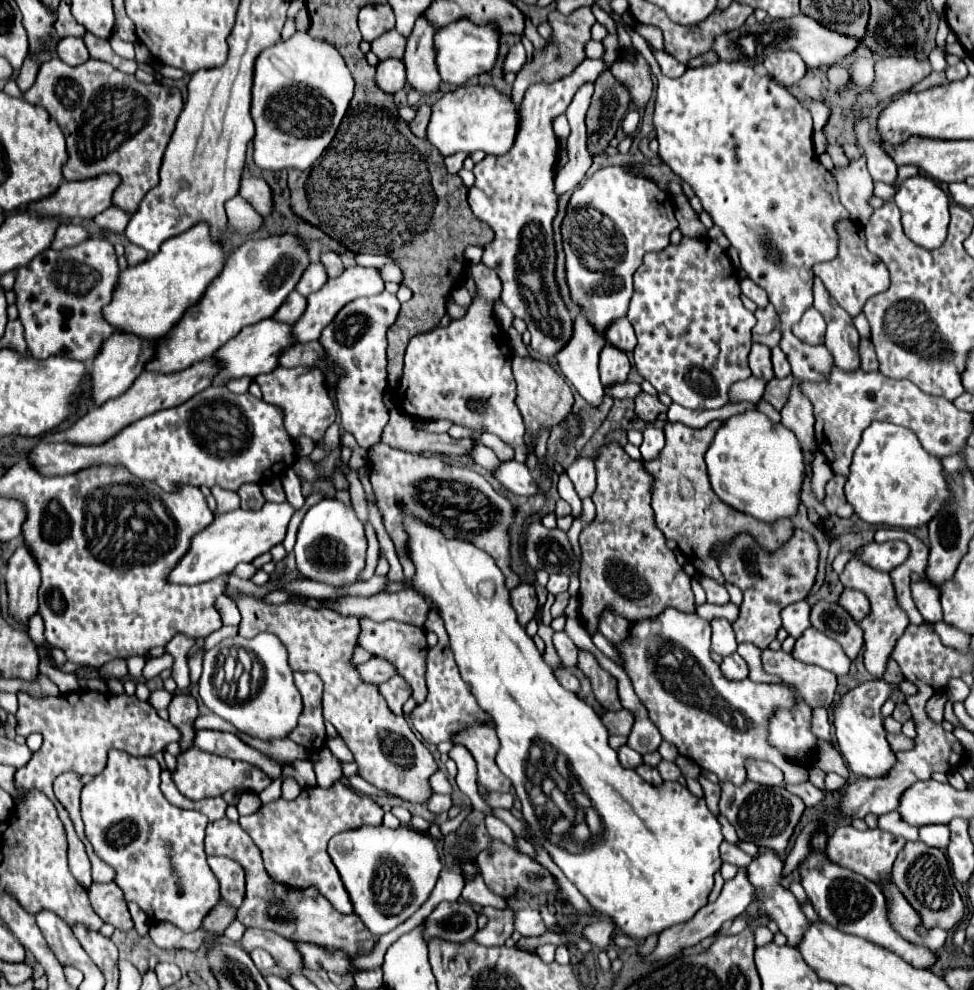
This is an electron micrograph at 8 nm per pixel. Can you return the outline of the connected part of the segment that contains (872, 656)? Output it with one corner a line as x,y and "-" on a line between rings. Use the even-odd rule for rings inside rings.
852,558
847,561
843,573
839,575
839,581
843,583
843,587
857,589
857,591
865,593
865,597
869,599
871,613
859,623
859,627
861,627
863,633
865,633
865,653
863,653
863,655
865,655
865,667
867,667
867,671
869,671
875,679
881,679
883,673
885,673
885,663
887,663
889,653
893,651
897,639
905,633
905,629
907,629
907,625
909,625
907,613
903,613
903,609
901,609
899,603
897,603
895,587
893,587
891,575
869,567
869,565
863,563
861,559

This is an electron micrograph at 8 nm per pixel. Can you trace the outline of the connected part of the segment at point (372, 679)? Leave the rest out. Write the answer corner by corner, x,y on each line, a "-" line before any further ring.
369,659
363,665
357,665
359,669
359,677
371,685
381,685
383,681
389,681
397,671
391,663
387,663
385,659

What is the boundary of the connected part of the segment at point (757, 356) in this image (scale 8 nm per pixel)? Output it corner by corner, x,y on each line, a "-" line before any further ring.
753,343
749,353
749,367
753,371
753,377
771,381
773,379
773,367
771,367
771,349
759,343

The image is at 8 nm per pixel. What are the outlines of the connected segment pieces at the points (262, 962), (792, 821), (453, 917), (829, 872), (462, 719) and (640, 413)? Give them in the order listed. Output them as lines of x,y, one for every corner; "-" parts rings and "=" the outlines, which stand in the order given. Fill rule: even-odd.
255,949
255,951
251,951
251,959
255,961
255,965
257,965
261,971
269,971
269,969
275,967
273,957
271,957
267,951
263,951
263,949
=
745,781
741,787
727,783
721,783
721,801
719,809
729,819
729,823
735,827
741,841
751,841
757,847
773,849
775,853
783,853
787,847
789,837
793,835
795,825
799,823
799,817
805,809
803,801
795,795
791,795
783,785
781,787
769,787
=
443,901
423,921
423,941
443,939
451,943
467,941
477,931
477,913
467,901
=
823,831
815,833
815,837
811,837
811,845
813,845
815,853
811,853
811,857
807,857
807,861
803,861
803,865
799,867
801,885
807,891
807,897
813,905
813,909
817,911
817,915
847,935
863,937
865,941
871,941
871,943
903,957
907,963
911,963
919,969
931,969
937,961
935,953
923,945
915,945
915,943
903,939
893,929
893,925
887,919
885,895
881,893
879,885
875,885
873,881
867,881
863,875
859,875
855,871
843,869
843,867
827,861
827,857
823,855
825,843
827,843
827,833
823,833
=
437,641
437,645
427,651
425,681
427,681
427,699
411,711
411,721
427,743
437,745
441,741
451,741
457,731
461,733
463,729
475,723
485,723
485,725
495,727
495,723
491,721
491,715
479,709
471,689
467,689
467,683
461,678
459,667
453,659
451,647
441,649
=
641,391
639,397
635,397
635,413
643,421
653,423
657,419
657,415
663,411
667,411
667,407
657,399
657,395
647,395

